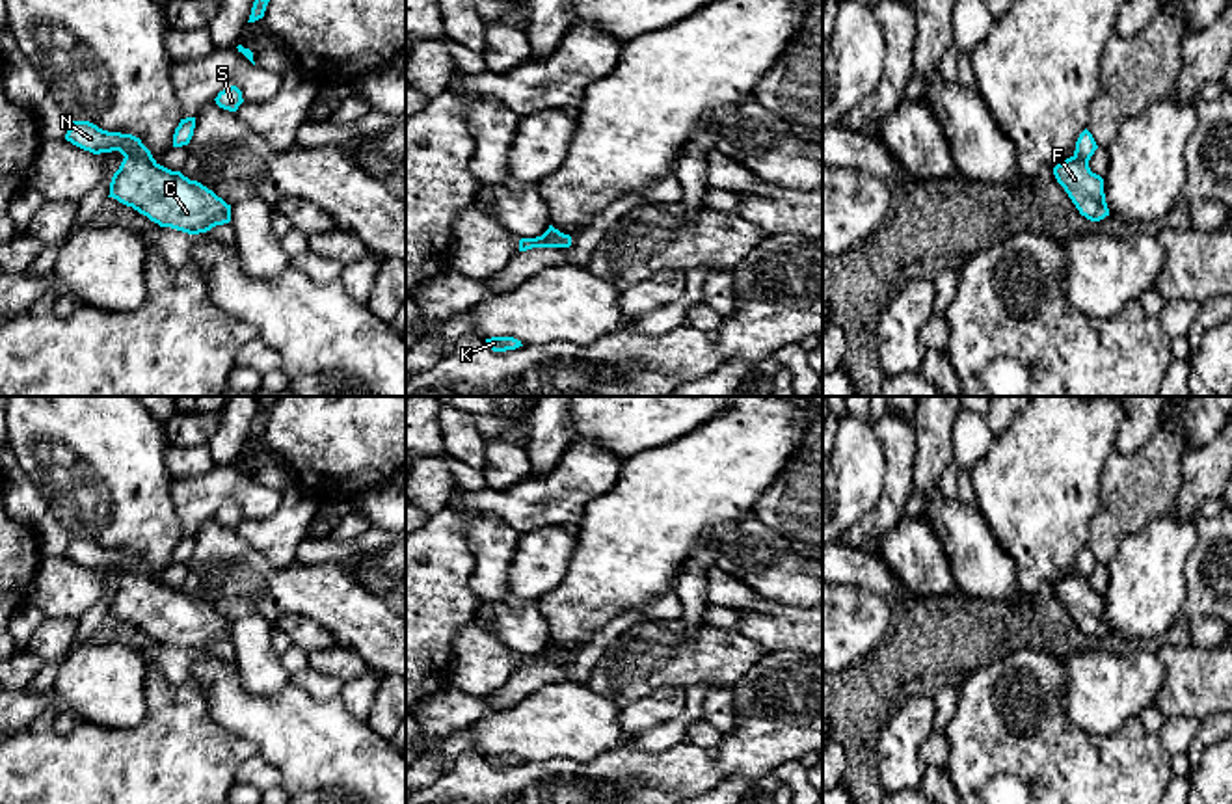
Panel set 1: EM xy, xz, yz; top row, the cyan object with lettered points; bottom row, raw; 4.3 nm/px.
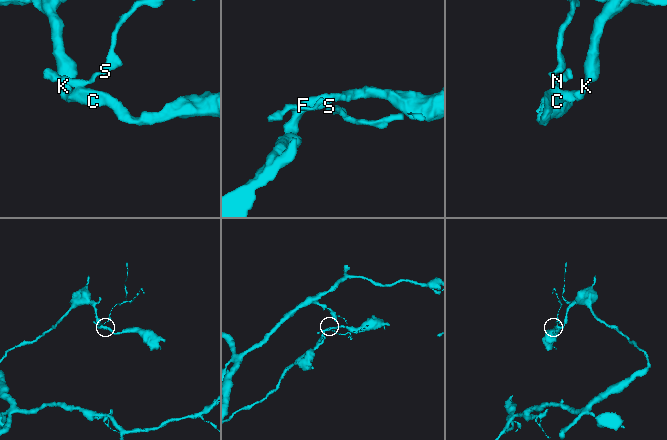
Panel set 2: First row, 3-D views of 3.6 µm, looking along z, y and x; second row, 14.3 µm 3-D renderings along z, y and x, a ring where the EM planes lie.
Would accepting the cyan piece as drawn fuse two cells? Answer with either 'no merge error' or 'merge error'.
merge error

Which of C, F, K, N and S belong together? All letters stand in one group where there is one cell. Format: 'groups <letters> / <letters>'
groups C F K / N S

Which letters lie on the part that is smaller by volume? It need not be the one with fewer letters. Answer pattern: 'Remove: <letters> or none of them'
Remove: N, S

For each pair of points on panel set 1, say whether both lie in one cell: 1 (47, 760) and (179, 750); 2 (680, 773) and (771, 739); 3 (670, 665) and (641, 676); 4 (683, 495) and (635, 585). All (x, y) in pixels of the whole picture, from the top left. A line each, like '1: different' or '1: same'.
1: same
2: same
3: same
4: same

